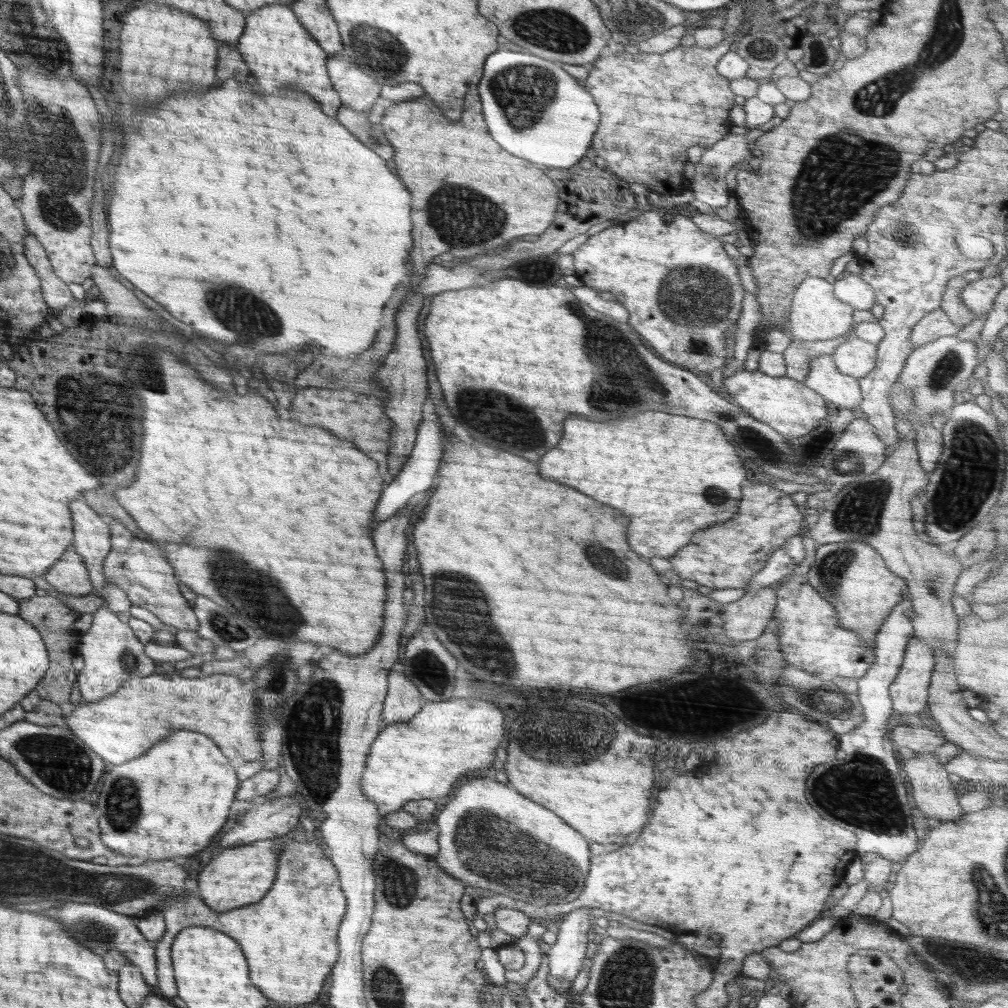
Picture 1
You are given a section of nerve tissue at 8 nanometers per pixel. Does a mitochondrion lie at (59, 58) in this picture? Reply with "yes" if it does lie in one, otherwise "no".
no

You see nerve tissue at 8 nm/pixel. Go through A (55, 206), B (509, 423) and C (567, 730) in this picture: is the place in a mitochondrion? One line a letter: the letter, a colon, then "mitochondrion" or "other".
A: mitochondrion
B: mitochondrion
C: mitochondrion

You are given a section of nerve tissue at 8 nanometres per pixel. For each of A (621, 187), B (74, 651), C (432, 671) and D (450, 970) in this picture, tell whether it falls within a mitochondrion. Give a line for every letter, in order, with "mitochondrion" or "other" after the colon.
A: other
B: other
C: mitochondrion
D: other

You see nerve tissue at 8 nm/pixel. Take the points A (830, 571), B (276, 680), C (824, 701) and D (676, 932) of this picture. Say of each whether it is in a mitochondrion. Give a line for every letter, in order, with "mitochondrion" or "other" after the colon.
A: mitochondrion
B: mitochondrion
C: mitochondrion
D: other

